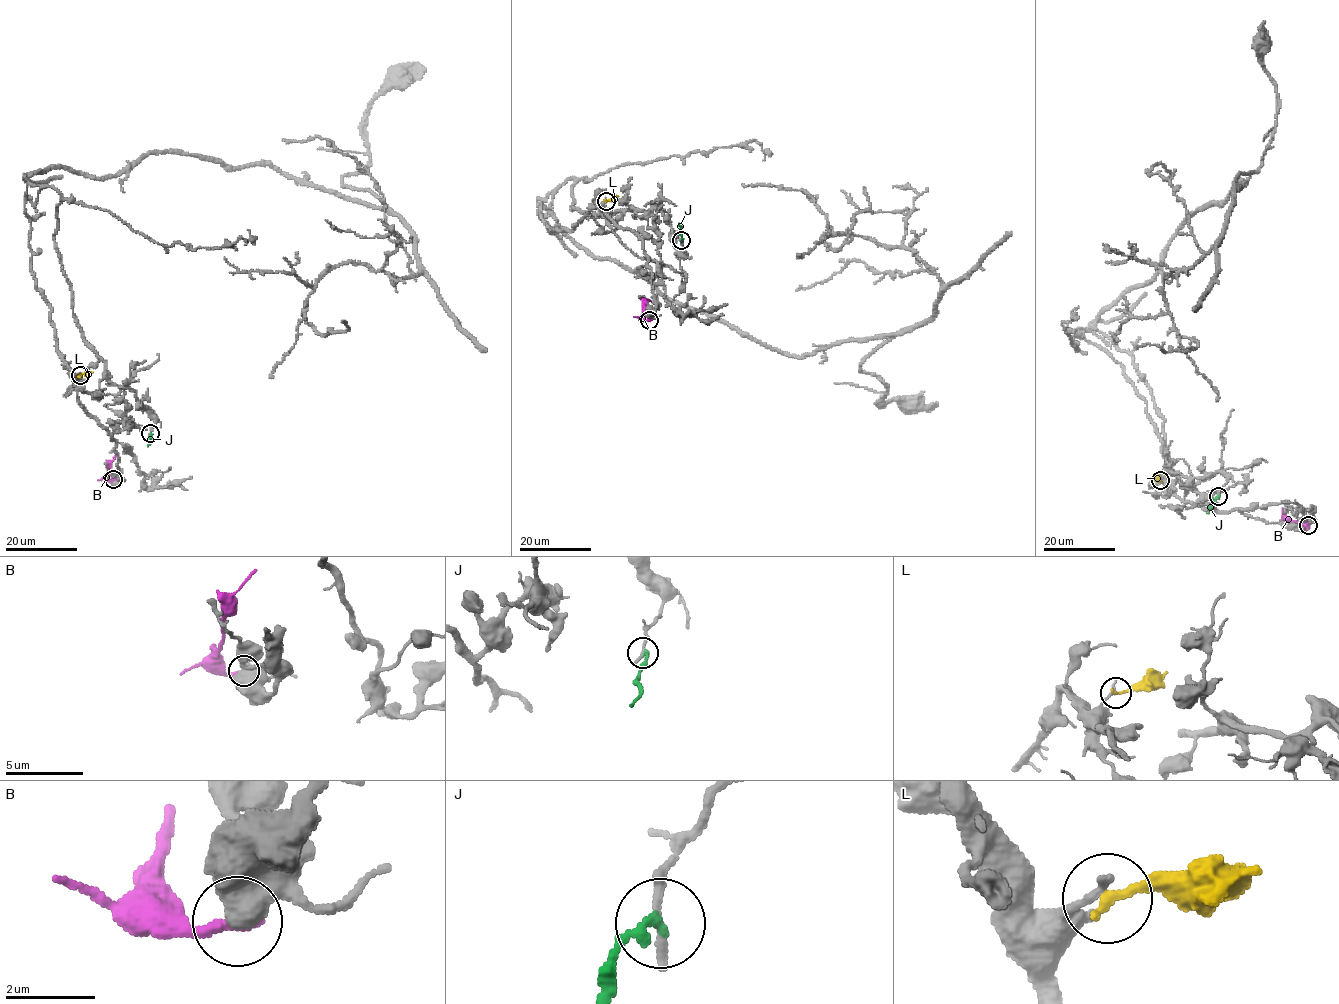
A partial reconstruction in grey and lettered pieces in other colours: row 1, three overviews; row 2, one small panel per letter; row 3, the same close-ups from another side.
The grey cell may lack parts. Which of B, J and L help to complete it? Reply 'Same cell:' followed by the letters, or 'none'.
Same cell: none

